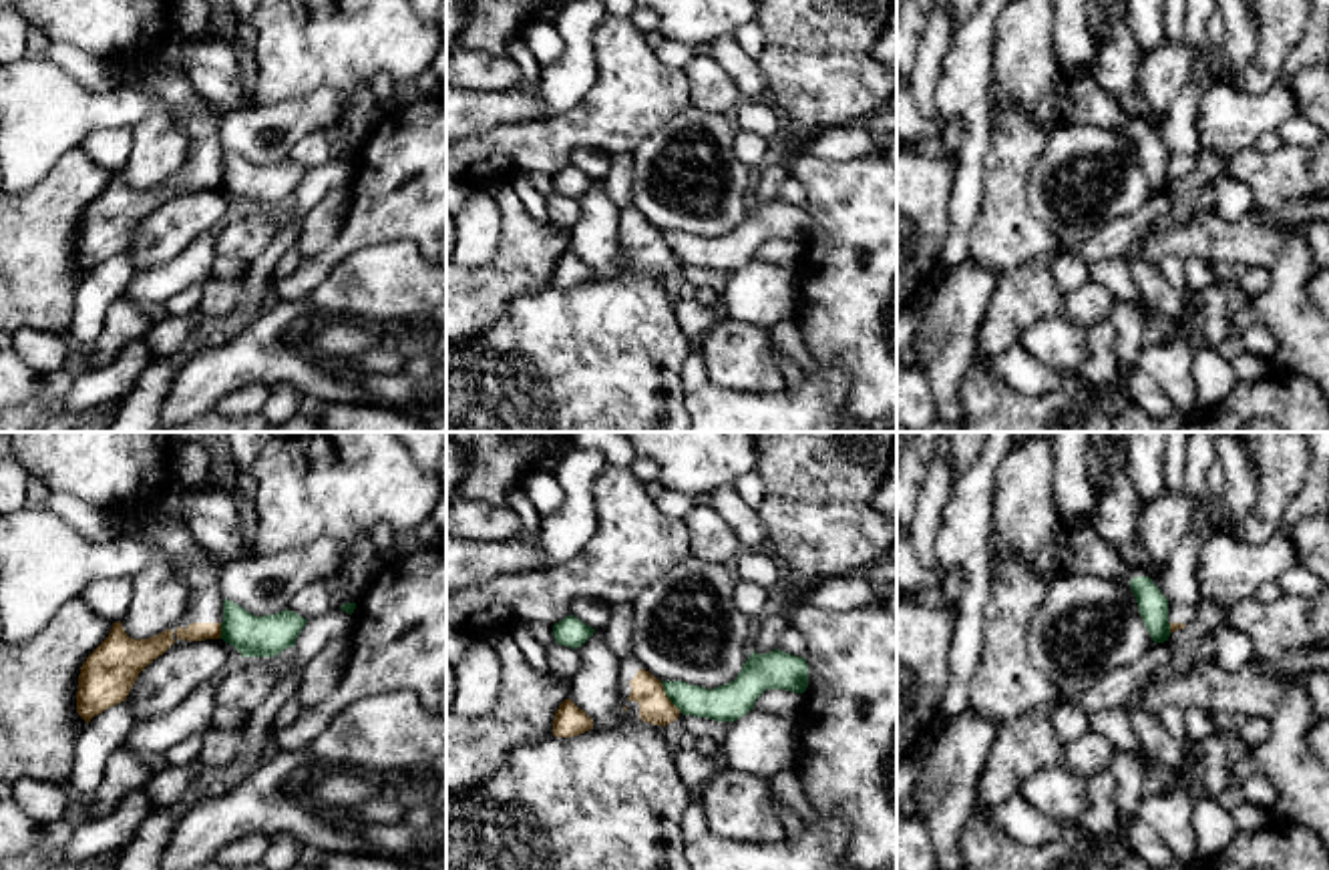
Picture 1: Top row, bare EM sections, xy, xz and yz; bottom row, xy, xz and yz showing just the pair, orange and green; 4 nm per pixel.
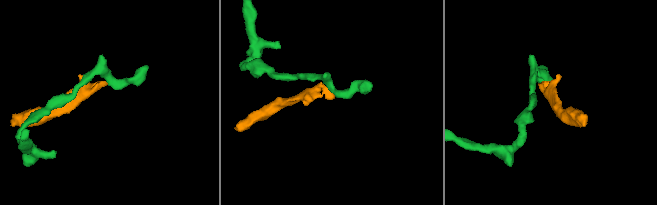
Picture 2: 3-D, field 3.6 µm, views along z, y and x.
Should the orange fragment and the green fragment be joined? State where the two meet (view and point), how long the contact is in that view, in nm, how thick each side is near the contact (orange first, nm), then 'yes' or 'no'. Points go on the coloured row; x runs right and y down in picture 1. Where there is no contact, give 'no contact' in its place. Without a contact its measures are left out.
meets orange in xz at (666, 696); contact 150 nm long; 130 nm thick on the orange side, 150 nm on the other; no

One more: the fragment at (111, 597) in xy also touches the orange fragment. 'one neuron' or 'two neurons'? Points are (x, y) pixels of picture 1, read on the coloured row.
two neurons

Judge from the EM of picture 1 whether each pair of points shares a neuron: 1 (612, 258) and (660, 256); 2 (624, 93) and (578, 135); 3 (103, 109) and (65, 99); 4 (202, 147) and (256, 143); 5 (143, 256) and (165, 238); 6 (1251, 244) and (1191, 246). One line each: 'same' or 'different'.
1: different
2: same
3: same
4: different
5: same
6: same

